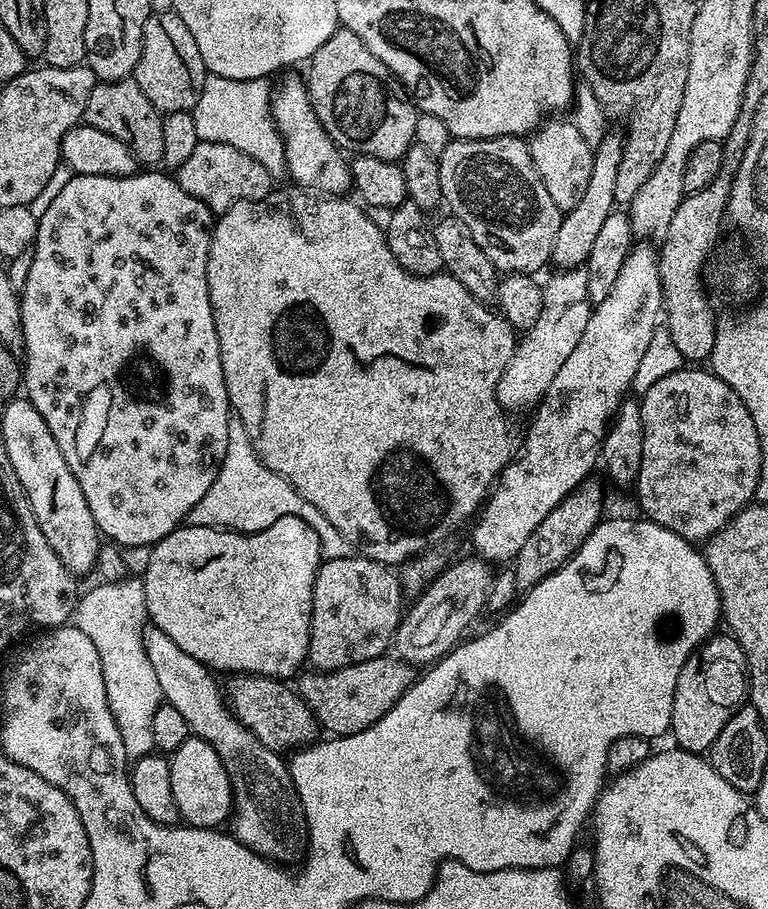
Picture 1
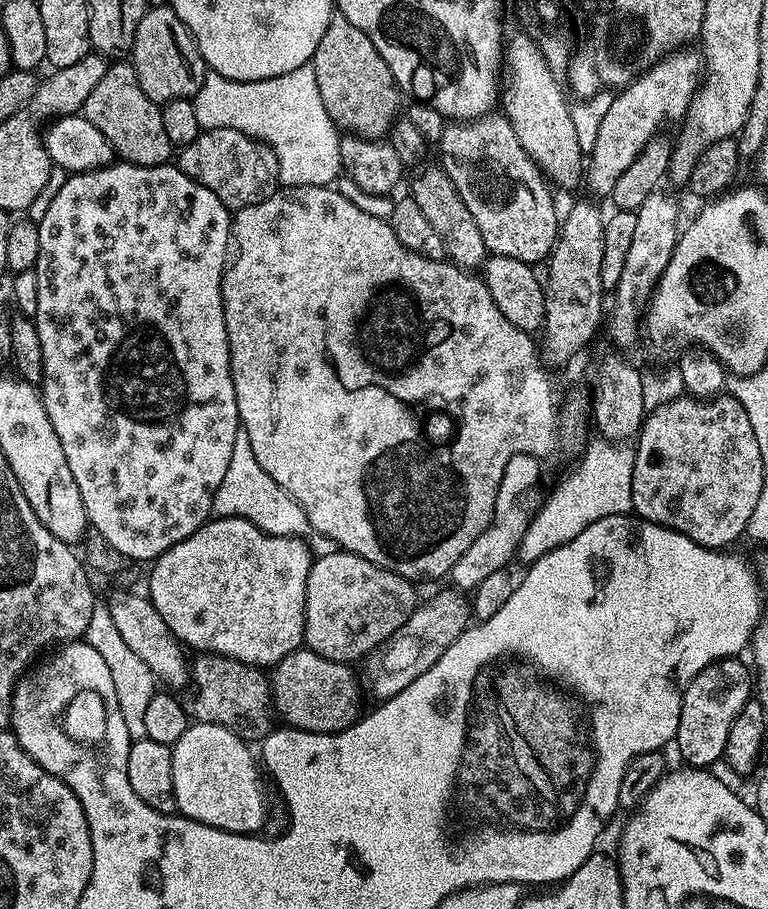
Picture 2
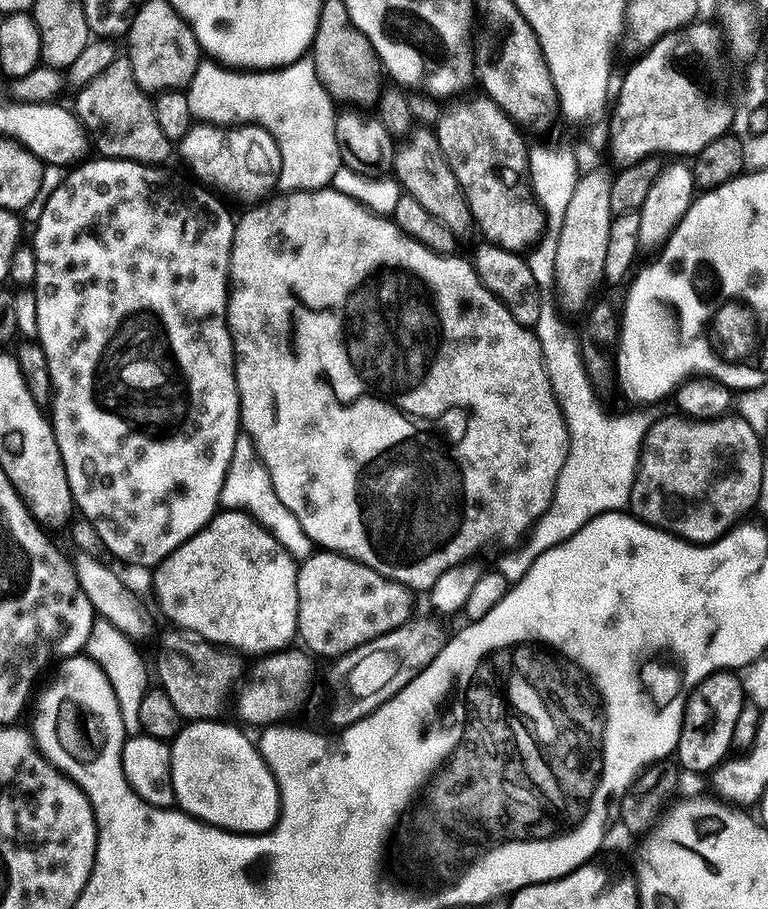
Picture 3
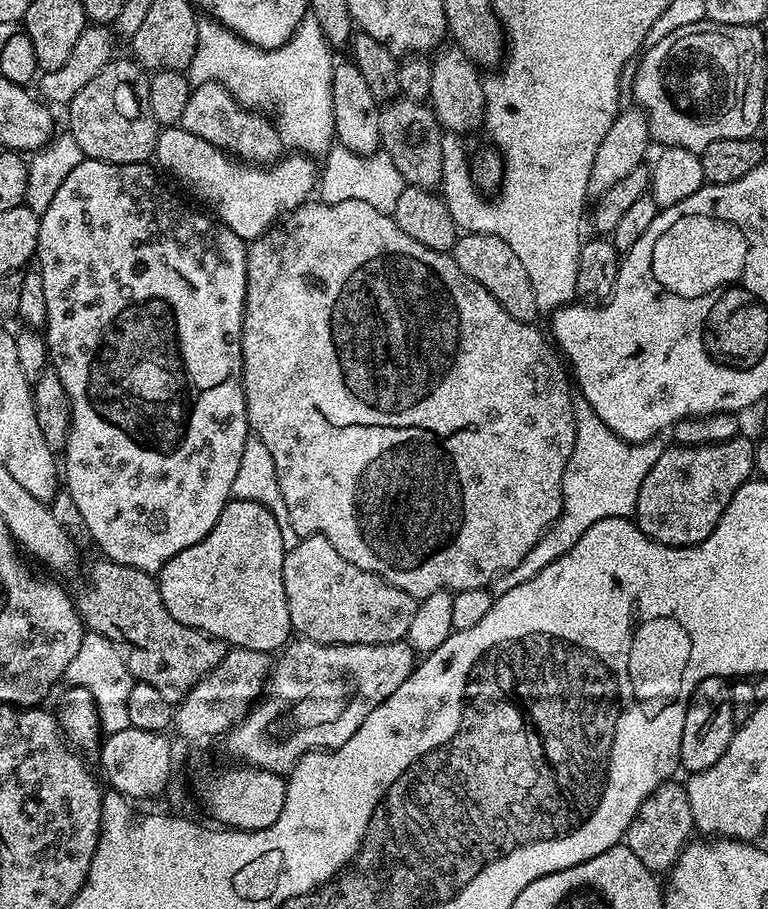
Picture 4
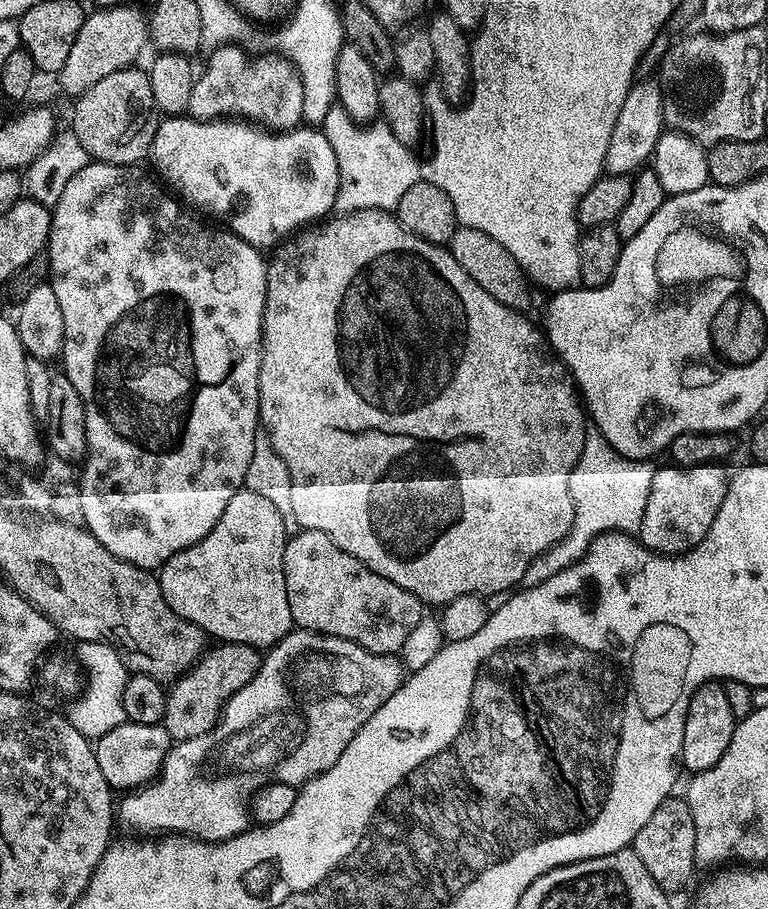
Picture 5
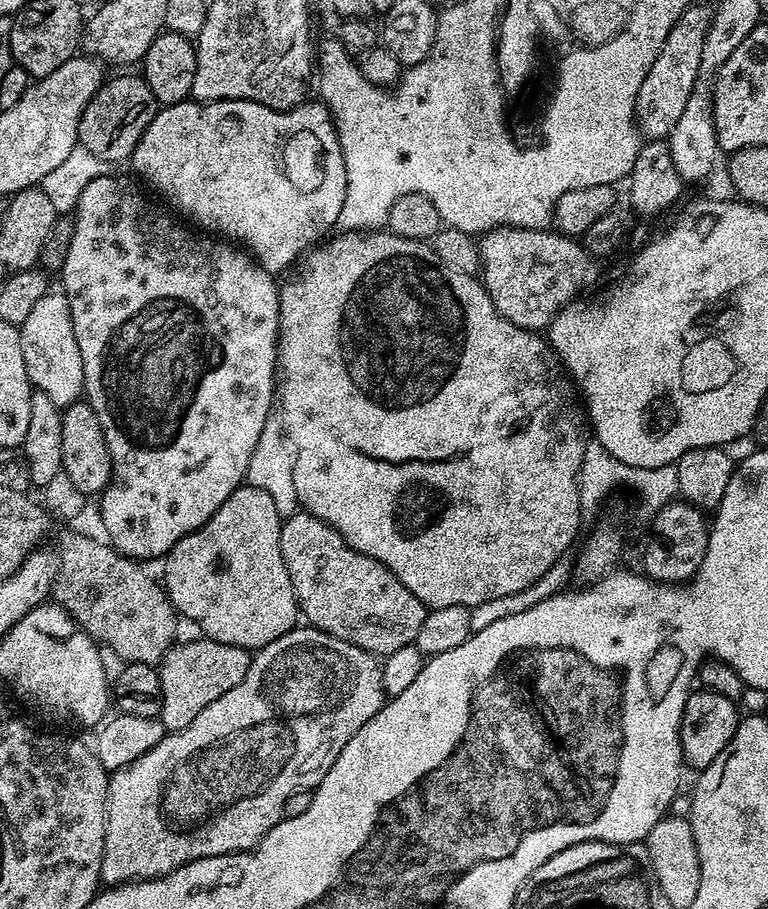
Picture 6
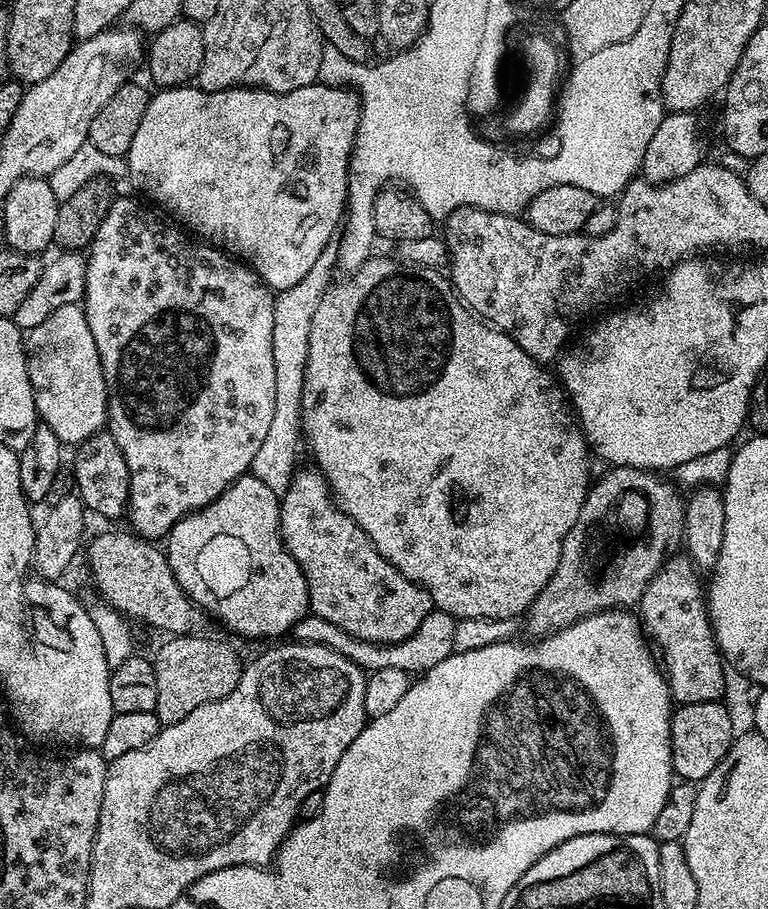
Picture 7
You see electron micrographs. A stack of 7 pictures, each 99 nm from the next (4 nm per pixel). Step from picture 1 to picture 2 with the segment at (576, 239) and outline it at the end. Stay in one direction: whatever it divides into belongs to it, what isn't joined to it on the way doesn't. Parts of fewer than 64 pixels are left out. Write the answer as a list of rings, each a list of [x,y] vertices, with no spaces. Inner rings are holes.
[[[688,46],[675,54],[669,54],[657,64],[647,68],[645,72],[636,80],[633,80],[627,88],[619,89],[611,97],[609,109],[603,115],[602,122],[599,123],[598,138],[595,139],[594,148],[586,160],[586,184],[593,192],[591,195],[611,197],[614,190],[614,182],[622,178],[625,170],[630,170],[634,158],[642,154],[646,142],[650,142],[661,131],[663,124],[679,125],[683,121],[684,115],[688,112],[688,107],[695,96],[697,88],[700,86],[702,73],[704,72],[704,57],[695,47]]]

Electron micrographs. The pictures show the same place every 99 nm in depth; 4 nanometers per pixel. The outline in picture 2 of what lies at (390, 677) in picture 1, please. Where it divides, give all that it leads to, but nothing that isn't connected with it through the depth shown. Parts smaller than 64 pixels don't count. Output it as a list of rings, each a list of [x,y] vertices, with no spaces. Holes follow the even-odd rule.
[[[301,646],[296,649],[295,652],[291,652],[290,654],[286,654],[286,658],[282,658],[278,661],[275,666],[271,669],[270,672],[270,704],[271,707],[274,709],[275,715],[276,712],[278,715],[281,716],[283,723],[285,725],[294,727],[294,728],[301,728],[304,732],[342,732],[344,729],[349,728],[351,724],[356,723],[358,717],[361,715],[362,709],[360,709],[360,688],[362,692],[362,684],[361,681],[358,679],[356,681],[356,676],[354,673],[351,672],[349,665],[347,663],[338,661],[338,660],[331,660],[330,658],[322,658],[322,654],[314,654],[311,652],[307,646]]]

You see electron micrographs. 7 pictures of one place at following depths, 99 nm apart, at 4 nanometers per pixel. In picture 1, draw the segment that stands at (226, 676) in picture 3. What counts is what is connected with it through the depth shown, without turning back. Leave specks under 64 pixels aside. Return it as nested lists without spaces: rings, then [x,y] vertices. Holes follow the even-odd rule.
[[[236,674],[226,684],[226,699],[236,717],[248,727],[267,748],[299,750],[318,740],[316,715],[308,709],[295,687],[287,688],[284,680],[272,676],[245,676]]]

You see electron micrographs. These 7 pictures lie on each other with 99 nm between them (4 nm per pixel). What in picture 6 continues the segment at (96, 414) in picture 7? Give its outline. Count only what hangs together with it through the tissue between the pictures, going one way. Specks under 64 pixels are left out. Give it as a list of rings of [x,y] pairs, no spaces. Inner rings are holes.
[[[49,290],[26,318],[24,324],[19,325],[22,358],[26,362],[26,374],[33,389],[41,391],[50,398],[61,410],[68,407],[75,400],[84,396],[84,375],[82,374],[82,354],[78,354],[78,338],[74,338],[74,322],[70,318],[70,302],[63,291]]]

